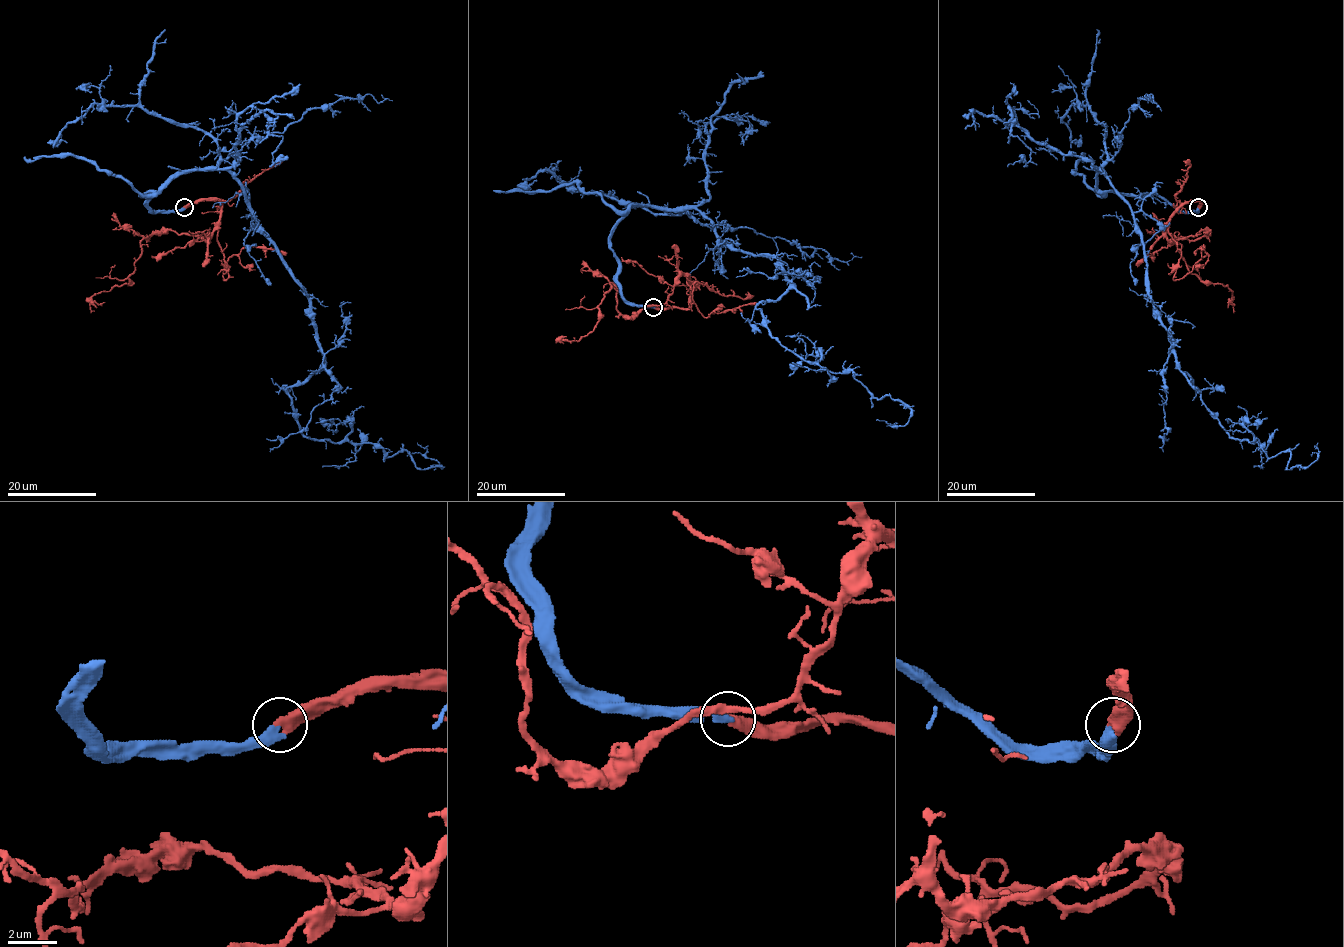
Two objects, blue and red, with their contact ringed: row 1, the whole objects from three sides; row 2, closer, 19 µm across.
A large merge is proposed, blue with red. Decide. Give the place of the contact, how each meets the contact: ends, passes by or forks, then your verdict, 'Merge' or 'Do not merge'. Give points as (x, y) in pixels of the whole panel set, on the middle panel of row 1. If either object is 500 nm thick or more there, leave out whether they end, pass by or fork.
Place: (653, 307). At the ring blue ends. At the ring red ends. Merge

